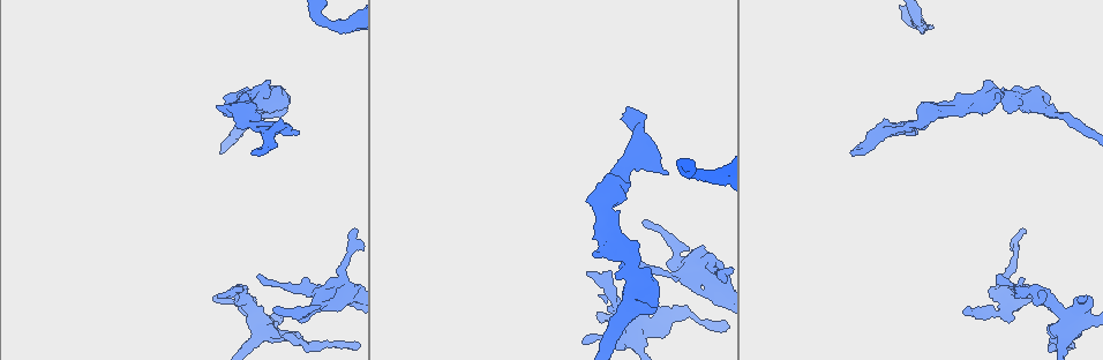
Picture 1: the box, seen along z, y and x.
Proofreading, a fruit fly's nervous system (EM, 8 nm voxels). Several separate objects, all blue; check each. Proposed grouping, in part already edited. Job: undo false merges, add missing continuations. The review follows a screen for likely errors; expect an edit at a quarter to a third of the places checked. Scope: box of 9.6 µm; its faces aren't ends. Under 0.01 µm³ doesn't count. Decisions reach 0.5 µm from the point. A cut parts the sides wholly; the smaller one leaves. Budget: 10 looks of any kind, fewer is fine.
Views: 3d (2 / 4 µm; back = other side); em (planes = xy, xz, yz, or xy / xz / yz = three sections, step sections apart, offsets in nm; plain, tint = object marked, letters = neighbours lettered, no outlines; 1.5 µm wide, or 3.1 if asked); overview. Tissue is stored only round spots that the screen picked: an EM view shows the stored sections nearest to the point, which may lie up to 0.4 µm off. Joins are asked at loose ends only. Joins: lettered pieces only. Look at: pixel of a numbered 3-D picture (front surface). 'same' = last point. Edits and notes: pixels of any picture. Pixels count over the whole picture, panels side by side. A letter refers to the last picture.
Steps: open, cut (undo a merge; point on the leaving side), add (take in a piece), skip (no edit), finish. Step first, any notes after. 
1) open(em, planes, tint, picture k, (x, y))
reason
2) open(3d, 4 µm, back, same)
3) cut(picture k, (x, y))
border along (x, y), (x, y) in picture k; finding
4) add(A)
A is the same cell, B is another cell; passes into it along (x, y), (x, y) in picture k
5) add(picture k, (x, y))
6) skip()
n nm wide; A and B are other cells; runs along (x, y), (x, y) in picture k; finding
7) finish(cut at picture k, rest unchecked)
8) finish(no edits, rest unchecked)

open(3d, 2 µm, picture 1, (266, 83))
free end

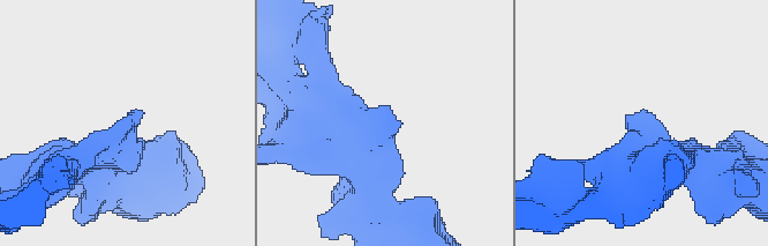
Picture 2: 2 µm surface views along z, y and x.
open(em, planes, letters, picture 2, (127, 122))

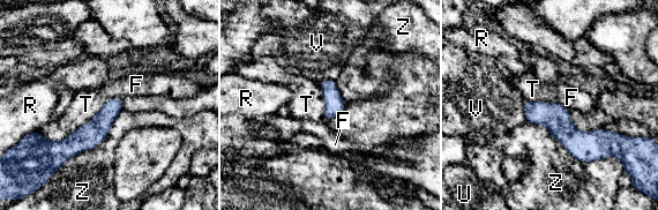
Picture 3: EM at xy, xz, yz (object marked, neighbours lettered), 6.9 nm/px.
skip()
F, R, T, U, V and Z are other cells; border along (107, 98), (64, 139), (38, 133) in picture 3; no lettered piece goes on from it

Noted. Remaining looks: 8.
open(3d, 4 µm, picture 1, (917, 130))
an open end

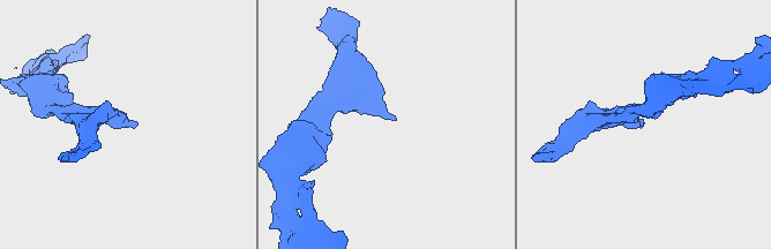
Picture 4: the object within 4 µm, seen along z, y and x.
open(em, xy, step 8, letters, picture 4, (137, 123))
need the tissue

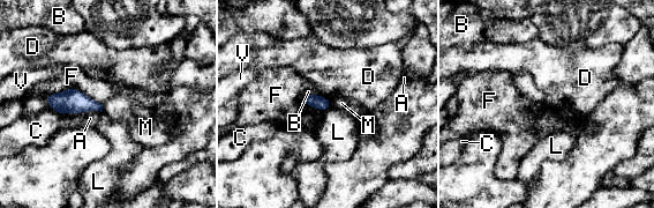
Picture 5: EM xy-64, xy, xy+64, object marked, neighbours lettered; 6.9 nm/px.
open(em, planes, letters, same)
another direction

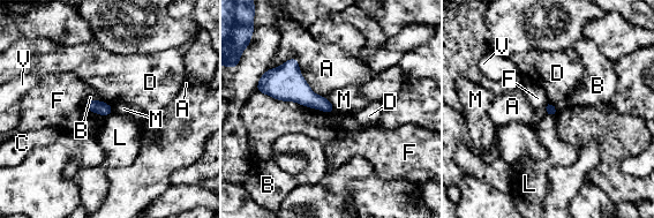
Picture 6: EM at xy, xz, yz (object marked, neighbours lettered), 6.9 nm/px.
skip()
A, B, C, D, F, L, M and V are other cells; border along (325, 97), (335, 111) in picture 6; no lettered piece goes on from it

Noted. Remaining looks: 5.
open(em, xy, step 8, letters, picture 1, (1047, 98))
free end

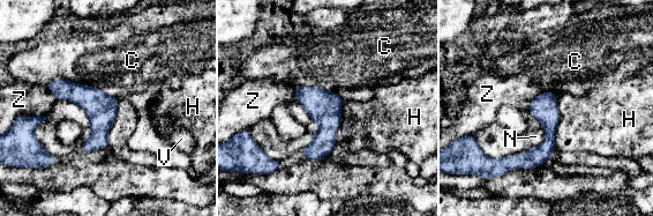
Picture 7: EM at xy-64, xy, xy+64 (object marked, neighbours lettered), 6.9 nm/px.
skip()
C, H, N, V and Z are other cells; runs along (554, 96), (549, 142), (502, 164) in picture 7; no lettered piece goes on from it

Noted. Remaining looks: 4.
open(3d, 2 µm, picture 1, (697, 174))

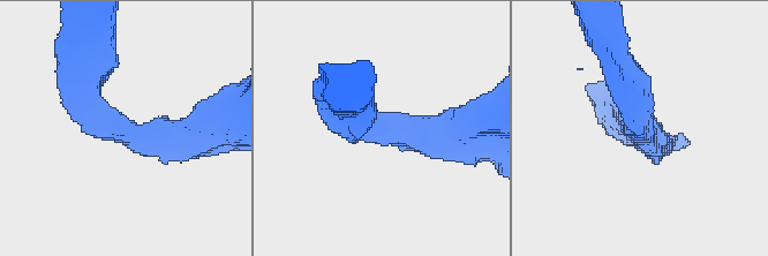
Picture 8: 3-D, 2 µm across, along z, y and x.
open(em, yz, step 4, tint, picture 8, (110, 123))
arms of 200, 260 nm; need the tissue

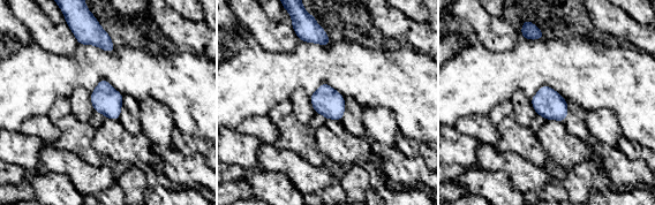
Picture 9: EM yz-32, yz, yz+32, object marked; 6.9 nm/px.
open(em, planes, letters, same)
cut it another way

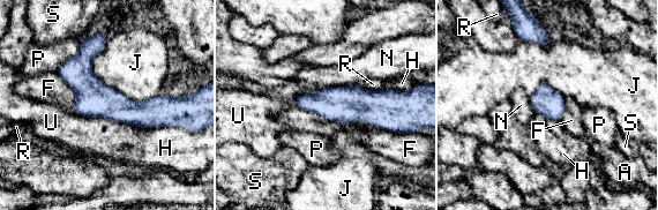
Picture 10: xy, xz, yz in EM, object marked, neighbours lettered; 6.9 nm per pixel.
skip()
A, F, H, J, N, P, R, S and U are other cells; border along (357, 84), (371, 90), (390, 89) in picture 10; one neuron here

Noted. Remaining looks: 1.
finish(no edits, rest unchecked)

